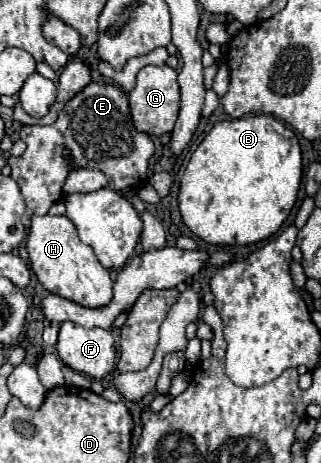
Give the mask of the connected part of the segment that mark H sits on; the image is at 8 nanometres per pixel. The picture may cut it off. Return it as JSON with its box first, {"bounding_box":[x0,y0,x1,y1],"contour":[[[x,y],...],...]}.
{"bounding_box":[26,215,112,307],"contour":[[[32,215],[26,249],[32,271],[50,293],[84,307],[102,307],[112,301],[110,273],[100,265],[92,247],[80,241],[74,223],[66,215]]]}

